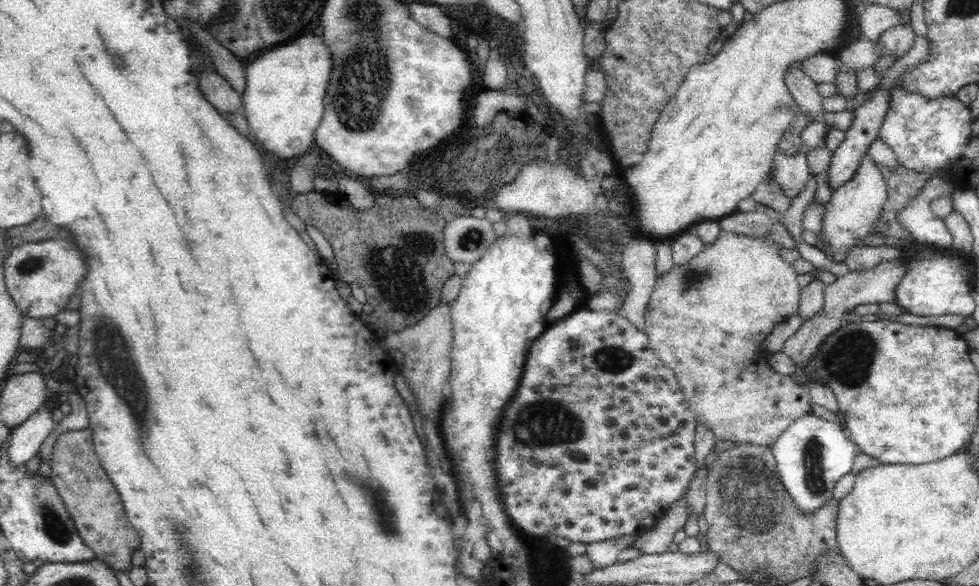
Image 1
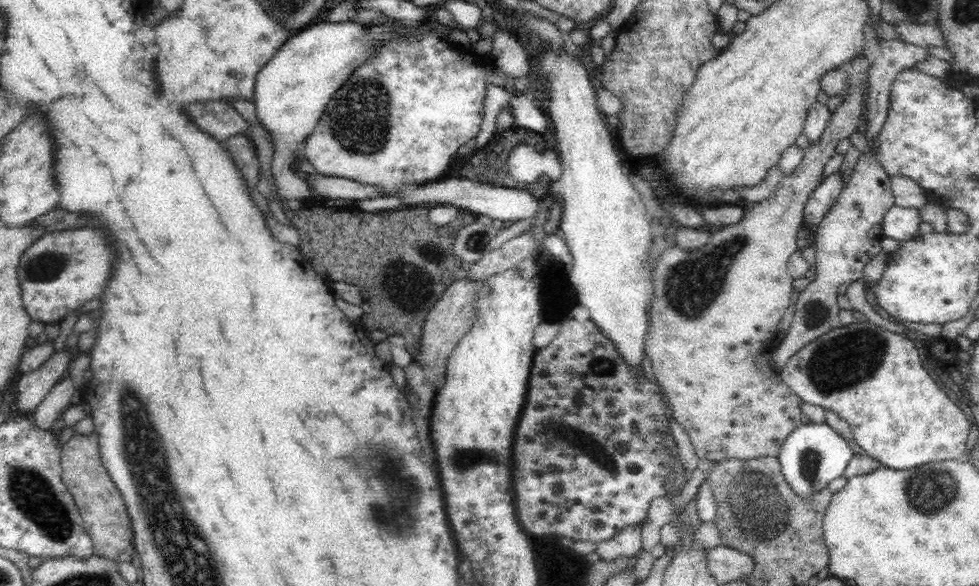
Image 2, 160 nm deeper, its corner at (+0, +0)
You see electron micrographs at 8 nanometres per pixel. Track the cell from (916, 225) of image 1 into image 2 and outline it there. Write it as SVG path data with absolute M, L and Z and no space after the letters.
M892 204L882 216L882 235L897 241L914 240L918 237L920 217L918 209L900 208Z

